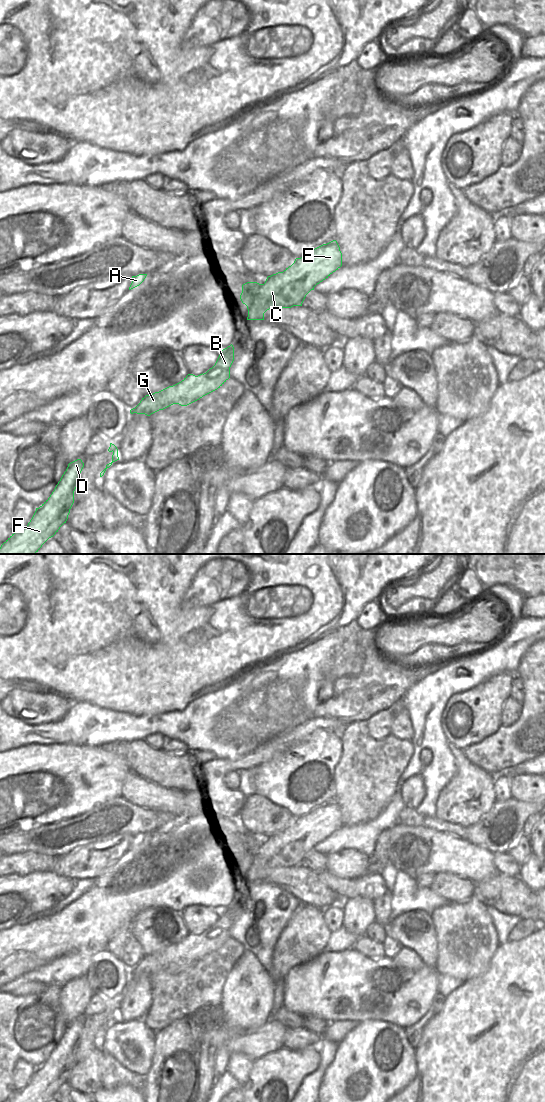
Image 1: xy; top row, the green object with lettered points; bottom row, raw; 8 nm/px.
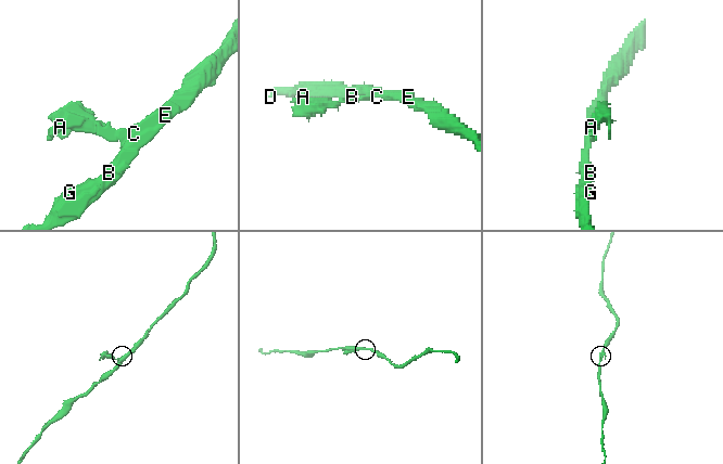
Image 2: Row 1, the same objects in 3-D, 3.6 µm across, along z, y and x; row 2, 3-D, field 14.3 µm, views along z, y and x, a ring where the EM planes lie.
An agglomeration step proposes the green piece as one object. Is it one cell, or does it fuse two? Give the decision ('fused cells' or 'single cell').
fused cells

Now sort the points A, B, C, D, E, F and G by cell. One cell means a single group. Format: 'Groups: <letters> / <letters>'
Groups: A / B C D E F G.

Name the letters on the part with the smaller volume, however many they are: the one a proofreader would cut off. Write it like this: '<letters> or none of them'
A

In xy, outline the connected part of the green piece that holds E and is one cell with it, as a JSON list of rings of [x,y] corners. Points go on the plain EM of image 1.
[[[336,800],[315,808],[301,818],[296,818],[283,832],[268,836],[265,843],[258,848],[256,857],[247,865],[247,880],[264,880],[264,873],[271,868],[302,866],[306,855],[341,826],[342,813]]]

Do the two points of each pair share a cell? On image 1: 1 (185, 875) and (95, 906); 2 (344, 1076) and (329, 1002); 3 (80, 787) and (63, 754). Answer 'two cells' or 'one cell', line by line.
1: one cell
2: two cells
3: one cell

